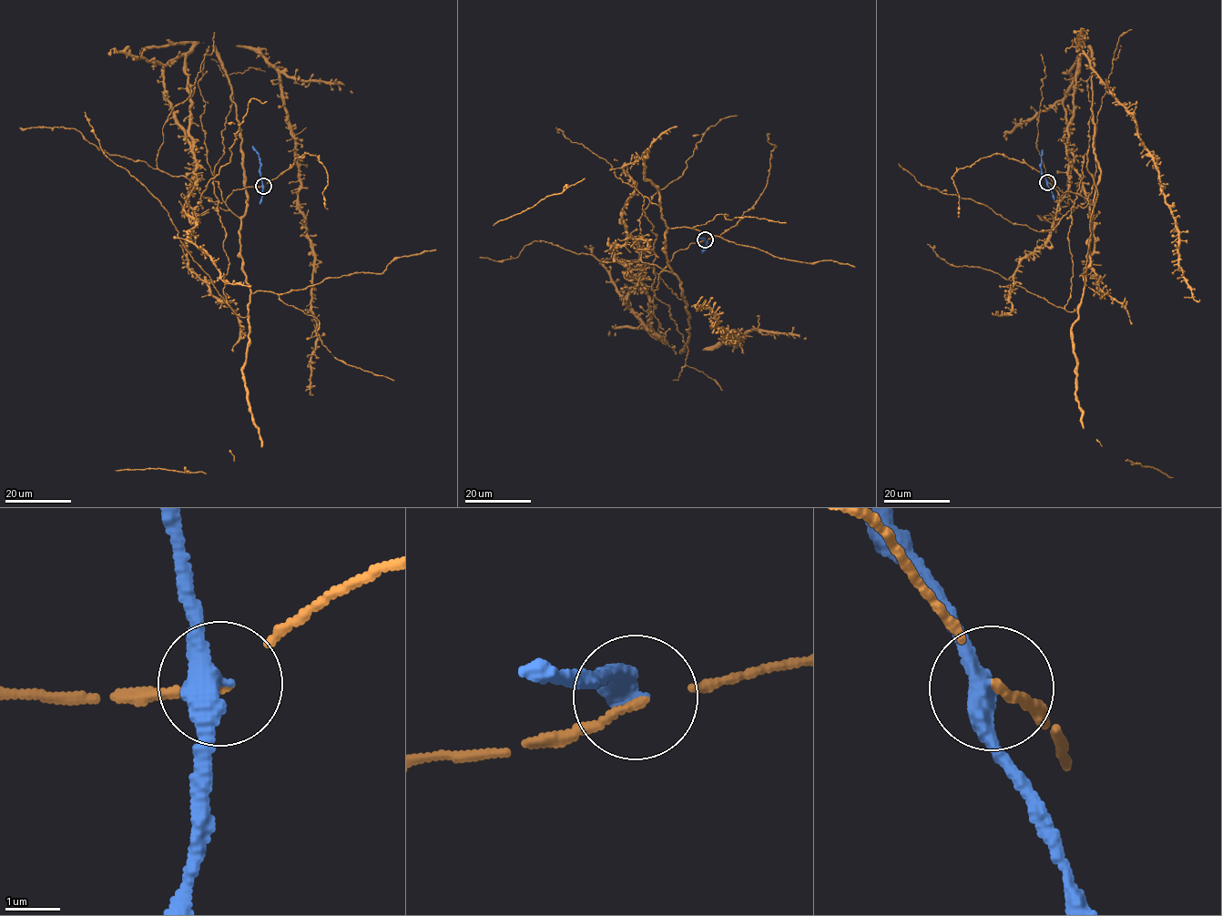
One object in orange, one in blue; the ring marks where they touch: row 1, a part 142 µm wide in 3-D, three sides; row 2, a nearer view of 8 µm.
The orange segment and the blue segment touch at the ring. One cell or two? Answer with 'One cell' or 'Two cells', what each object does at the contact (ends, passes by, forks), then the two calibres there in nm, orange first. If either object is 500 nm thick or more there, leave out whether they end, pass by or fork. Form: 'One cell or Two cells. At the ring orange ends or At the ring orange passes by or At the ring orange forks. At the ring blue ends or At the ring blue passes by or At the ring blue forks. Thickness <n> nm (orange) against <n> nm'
Two cells. At the ring orange passes by. At the ring blue passes by. Thickness 100 nm (orange) against 380 nm

